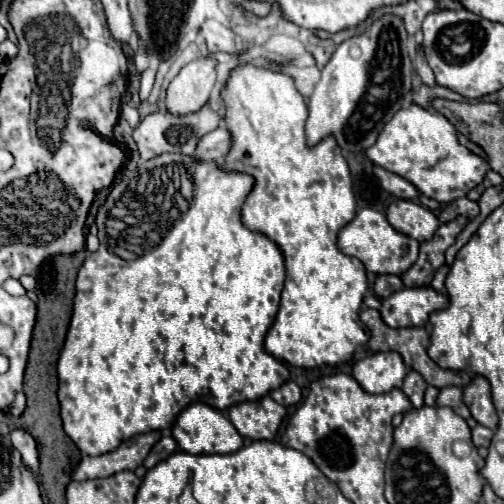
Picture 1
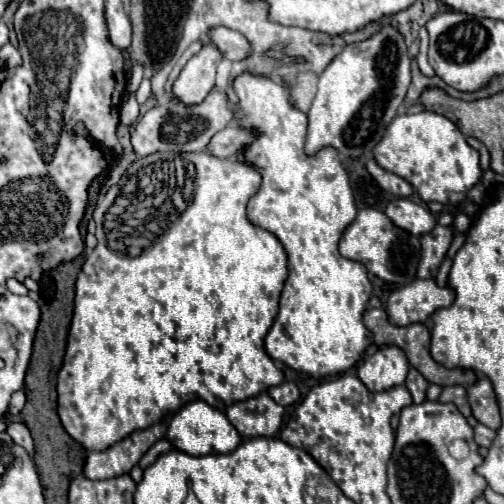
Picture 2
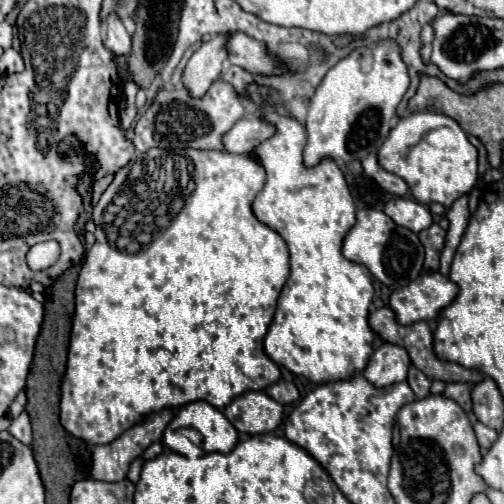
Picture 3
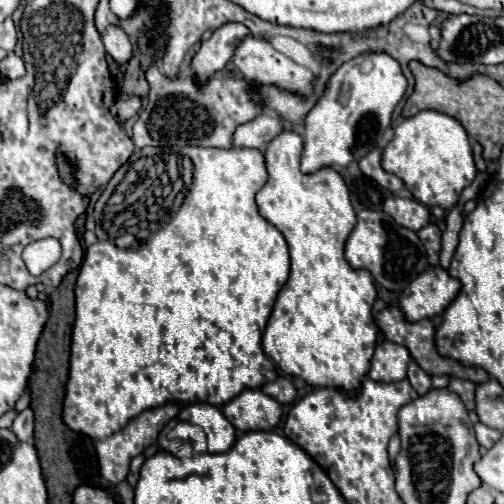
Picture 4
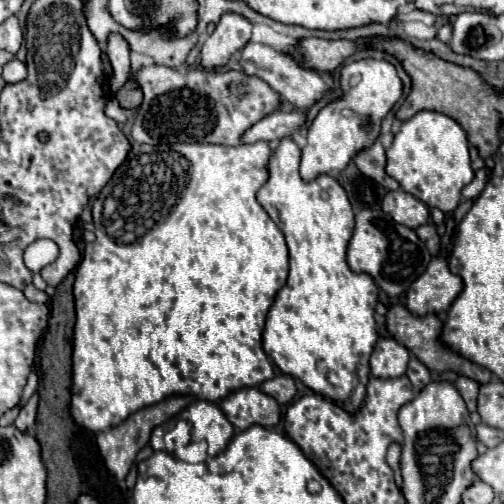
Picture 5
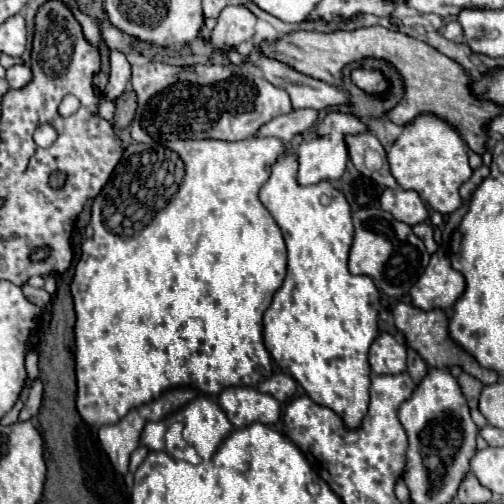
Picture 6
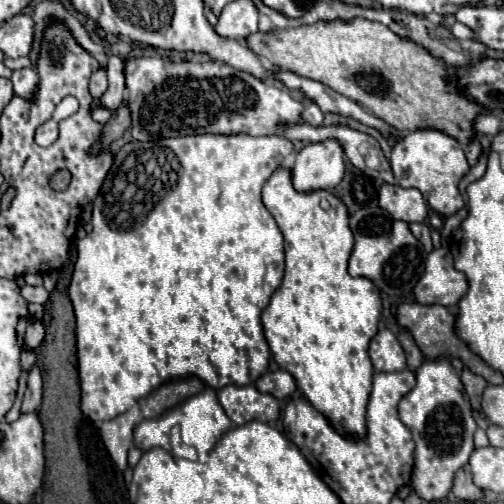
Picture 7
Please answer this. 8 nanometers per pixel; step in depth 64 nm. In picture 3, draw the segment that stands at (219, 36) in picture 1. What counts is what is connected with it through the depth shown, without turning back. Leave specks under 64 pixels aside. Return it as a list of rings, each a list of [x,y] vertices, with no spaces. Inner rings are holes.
[[[236,32],[228,38],[228,60],[242,70],[250,74],[262,74],[262,76],[276,76],[288,72],[288,66],[272,56],[264,42],[254,40],[242,32]]]

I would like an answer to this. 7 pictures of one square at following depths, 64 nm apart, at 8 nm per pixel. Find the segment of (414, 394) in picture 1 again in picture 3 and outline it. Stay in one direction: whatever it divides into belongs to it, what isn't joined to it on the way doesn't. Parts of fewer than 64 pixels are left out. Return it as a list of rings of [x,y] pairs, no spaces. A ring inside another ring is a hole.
[[[410,366],[410,370],[408,370],[408,384],[414,390],[418,400],[430,394],[430,378],[426,374],[422,374],[416,366]]]

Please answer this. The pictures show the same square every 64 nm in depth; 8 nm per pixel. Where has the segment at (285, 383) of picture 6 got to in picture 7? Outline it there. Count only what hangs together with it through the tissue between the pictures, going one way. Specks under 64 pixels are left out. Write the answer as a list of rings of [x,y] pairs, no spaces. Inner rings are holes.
[[[274,370],[274,372],[266,372],[262,374],[256,384],[254,384],[260,392],[268,392],[272,396],[276,396],[278,400],[288,398],[294,390],[296,390],[296,382],[292,378],[290,372],[286,370]]]

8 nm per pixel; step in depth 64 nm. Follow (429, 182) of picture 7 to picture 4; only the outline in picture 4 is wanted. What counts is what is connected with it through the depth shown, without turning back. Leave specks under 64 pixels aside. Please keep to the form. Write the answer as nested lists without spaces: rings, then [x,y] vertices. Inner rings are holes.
[[[422,110],[396,126],[392,142],[384,148],[382,168],[398,176],[416,200],[426,206],[442,206],[444,210],[456,206],[460,192],[476,176],[472,148],[462,124],[434,110]]]

